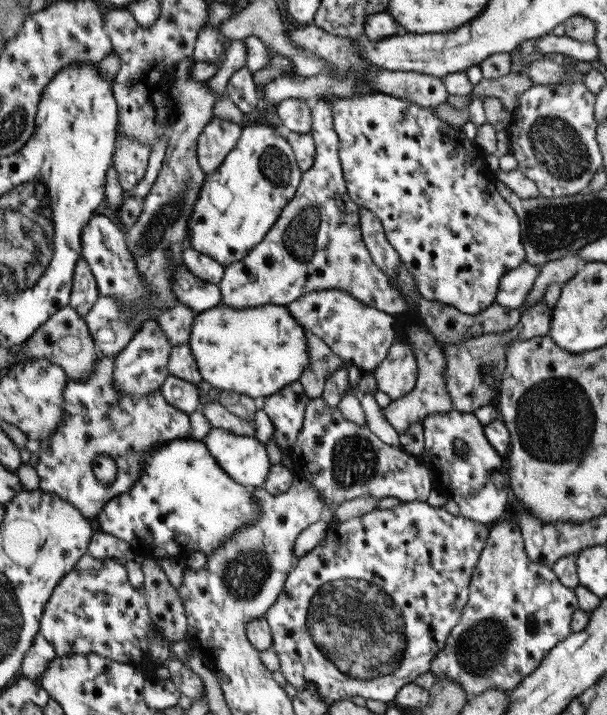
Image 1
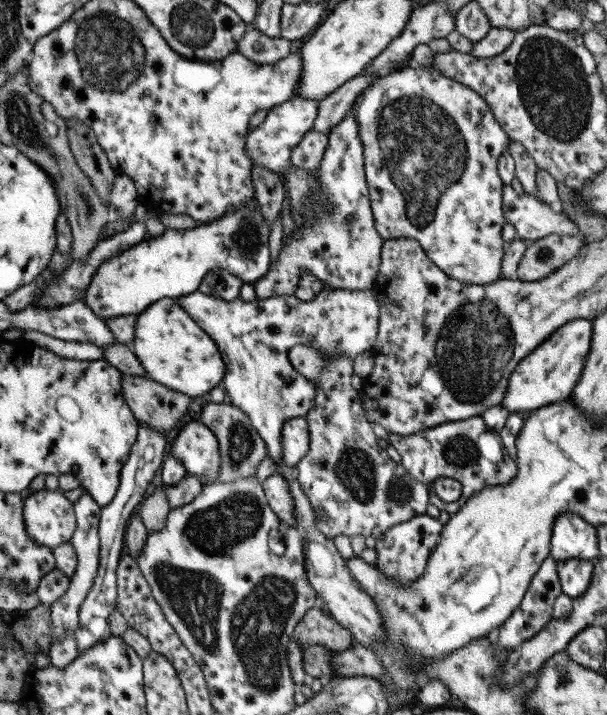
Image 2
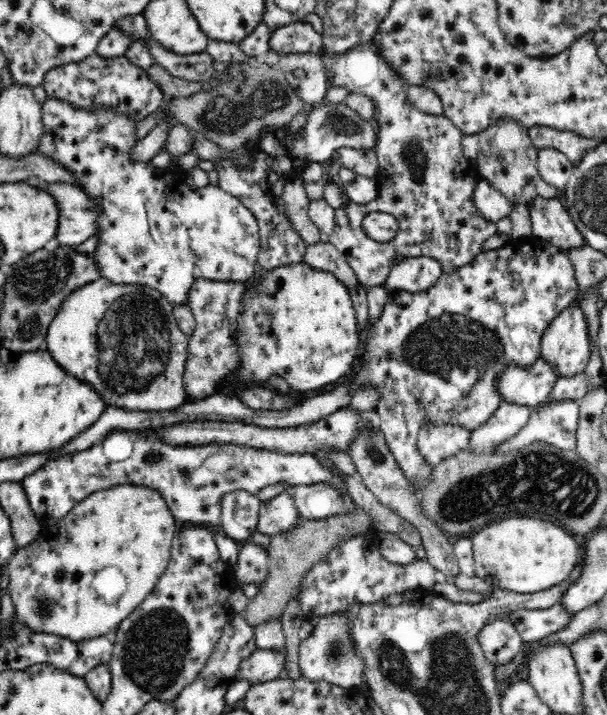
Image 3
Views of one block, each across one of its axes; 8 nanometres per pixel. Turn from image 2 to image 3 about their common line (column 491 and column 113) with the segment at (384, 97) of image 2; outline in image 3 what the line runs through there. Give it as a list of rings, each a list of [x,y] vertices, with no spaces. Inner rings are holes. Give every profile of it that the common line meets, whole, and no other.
[[[46,100],[42,104],[42,120],[44,125],[44,136],[40,140],[38,150],[34,153],[42,153],[48,155],[58,163],[68,167],[70,171],[74,171],[80,177],[80,188],[86,191],[90,197],[96,197],[96,203],[100,203],[100,218],[98,218],[98,233],[101,244],[97,247],[97,252],[94,254],[99,264],[99,270],[102,276],[116,284],[133,284],[146,285],[149,288],[160,292],[172,304],[187,304],[188,290],[190,285],[196,279],[208,279],[212,281],[222,282],[245,282],[252,280],[254,275],[258,273],[259,261],[257,257],[260,253],[259,244],[259,227],[255,216],[246,208],[235,196],[228,194],[222,190],[219,185],[212,186],[210,184],[196,188],[194,190],[185,182],[185,171],[175,168],[170,165],[165,169],[151,168],[149,164],[132,164],[128,158],[128,151],[132,145],[138,141],[134,138],[135,124],[129,118],[121,114],[115,114],[111,110],[100,110],[100,112],[88,112],[87,110],[78,110],[71,104],[66,104],[61,100]]]

